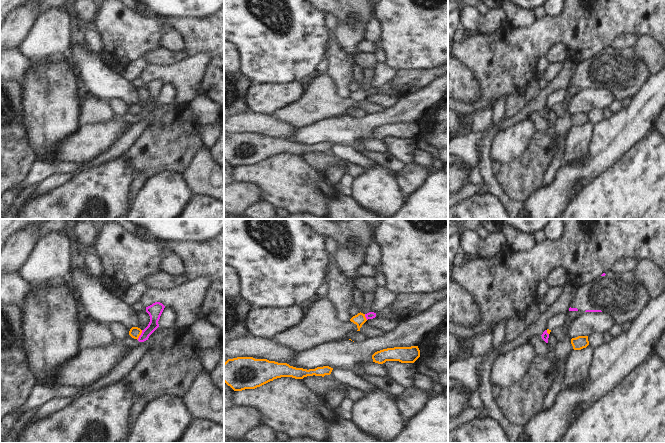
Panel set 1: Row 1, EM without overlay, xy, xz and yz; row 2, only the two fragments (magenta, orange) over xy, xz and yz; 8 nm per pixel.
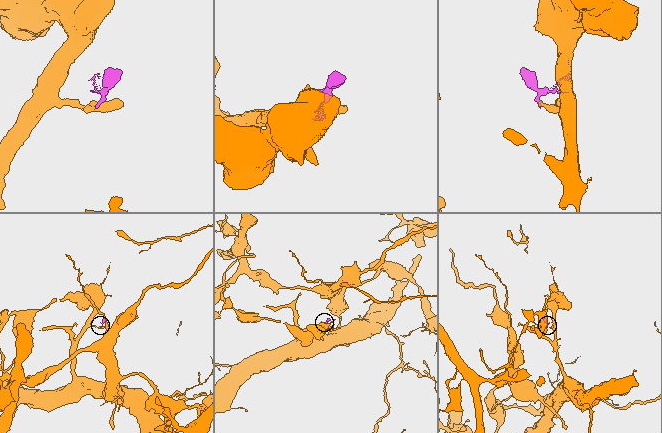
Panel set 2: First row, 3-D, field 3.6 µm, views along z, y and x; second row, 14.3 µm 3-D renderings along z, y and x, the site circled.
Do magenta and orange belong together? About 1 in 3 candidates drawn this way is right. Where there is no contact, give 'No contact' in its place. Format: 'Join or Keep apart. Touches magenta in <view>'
Keep apart. Touches magenta in xy

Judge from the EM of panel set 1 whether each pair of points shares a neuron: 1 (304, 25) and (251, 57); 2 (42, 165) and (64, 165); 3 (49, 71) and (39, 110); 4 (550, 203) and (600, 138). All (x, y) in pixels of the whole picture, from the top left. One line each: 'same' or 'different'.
1: same
2: same
3: same
4: same

